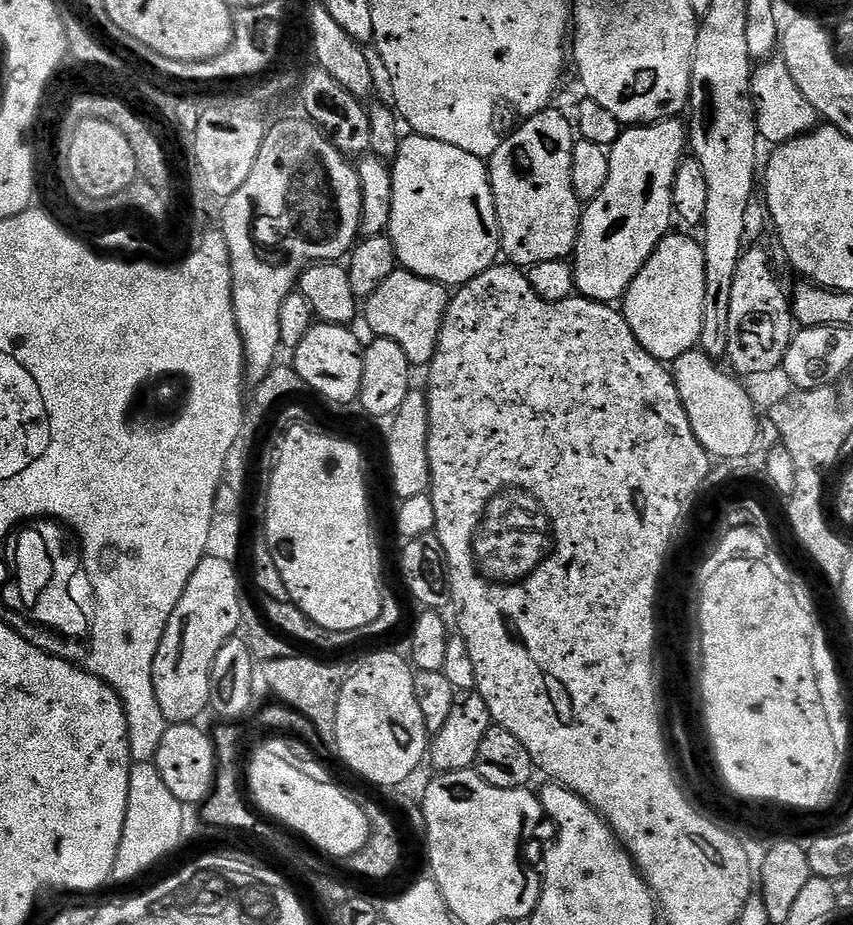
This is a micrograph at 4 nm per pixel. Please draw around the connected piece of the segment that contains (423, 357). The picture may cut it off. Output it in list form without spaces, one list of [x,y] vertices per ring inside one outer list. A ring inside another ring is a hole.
[[[397,270],[382,282],[380,289],[366,302],[368,324],[376,331],[377,337],[398,342],[413,366],[431,365],[444,326],[444,313],[448,310],[450,292],[443,284],[423,280],[413,272]]]

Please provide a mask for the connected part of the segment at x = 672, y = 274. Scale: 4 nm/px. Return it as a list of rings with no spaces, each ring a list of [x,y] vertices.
[[[669,234],[644,263],[641,272],[632,279],[632,285],[622,297],[622,311],[636,340],[653,358],[661,362],[675,362],[682,354],[693,351],[699,345],[705,298],[706,262],[701,241],[691,240],[688,236]]]

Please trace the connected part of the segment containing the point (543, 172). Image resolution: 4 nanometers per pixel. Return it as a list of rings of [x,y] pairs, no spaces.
[[[549,106],[543,112],[535,112],[523,121],[524,125],[517,130],[513,136],[508,136],[504,141],[495,145],[494,151],[487,161],[488,180],[492,183],[492,193],[494,194],[494,206],[496,207],[496,217],[500,227],[500,247],[503,255],[508,256],[507,263],[521,270],[532,268],[536,264],[550,262],[551,260],[564,260],[573,255],[576,247],[576,236],[580,233],[580,217],[582,215],[582,201],[574,194],[574,186],[570,182],[570,162],[572,161],[572,146],[574,143],[574,124],[560,112],[555,112],[555,107]]]

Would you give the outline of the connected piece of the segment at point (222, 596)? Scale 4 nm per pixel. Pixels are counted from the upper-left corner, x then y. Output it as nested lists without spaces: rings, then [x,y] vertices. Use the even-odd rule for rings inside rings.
[[[209,554],[205,555],[202,562],[198,562],[194,574],[190,574],[190,582],[186,582],[186,590],[182,590],[182,598],[178,598],[178,606],[174,606],[174,614],[170,614],[170,622],[162,634],[158,654],[154,654],[154,694],[162,714],[173,724],[199,721],[199,716],[209,711],[210,674],[214,658],[218,658],[218,650],[222,650],[222,646],[226,646],[226,642],[241,631],[246,620],[244,608],[240,605],[240,580],[236,577],[236,568],[232,563],[231,559]]]

